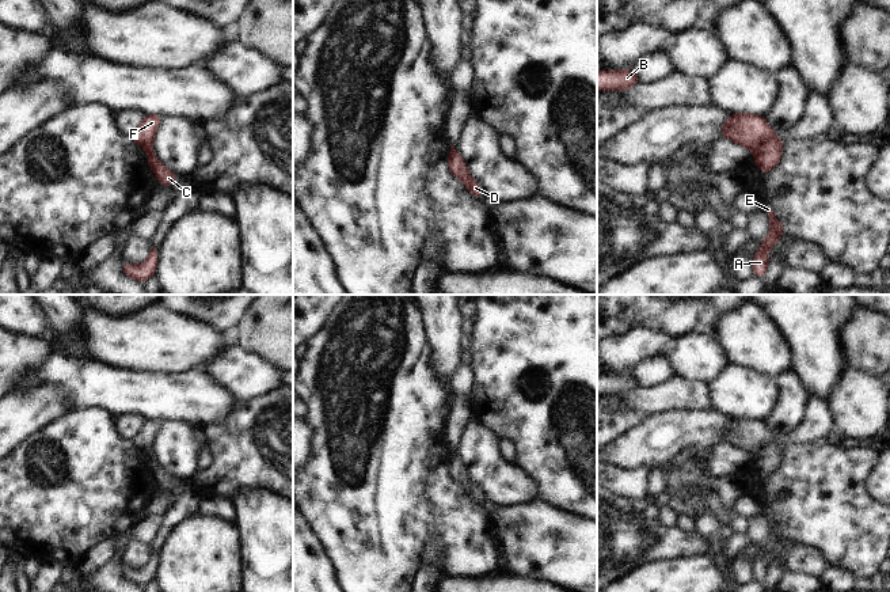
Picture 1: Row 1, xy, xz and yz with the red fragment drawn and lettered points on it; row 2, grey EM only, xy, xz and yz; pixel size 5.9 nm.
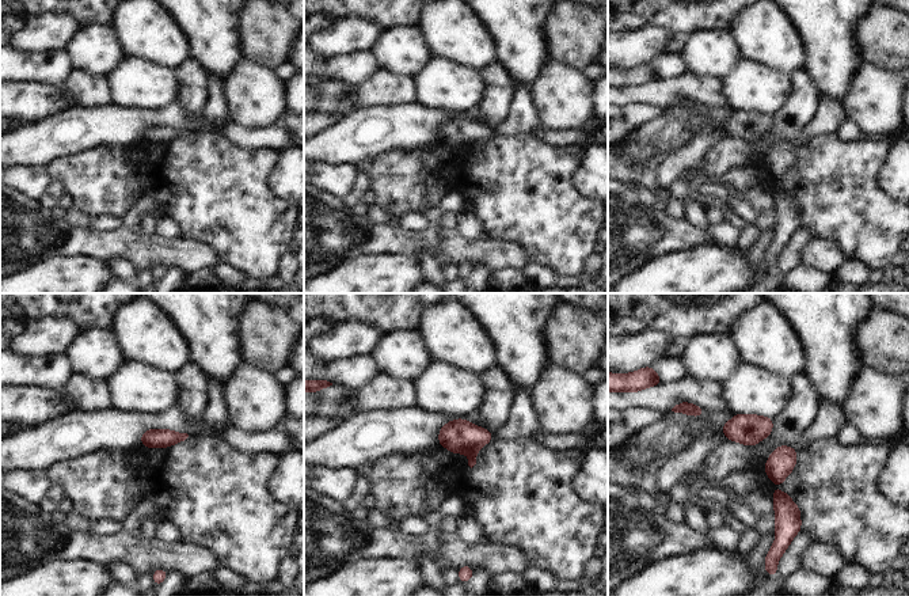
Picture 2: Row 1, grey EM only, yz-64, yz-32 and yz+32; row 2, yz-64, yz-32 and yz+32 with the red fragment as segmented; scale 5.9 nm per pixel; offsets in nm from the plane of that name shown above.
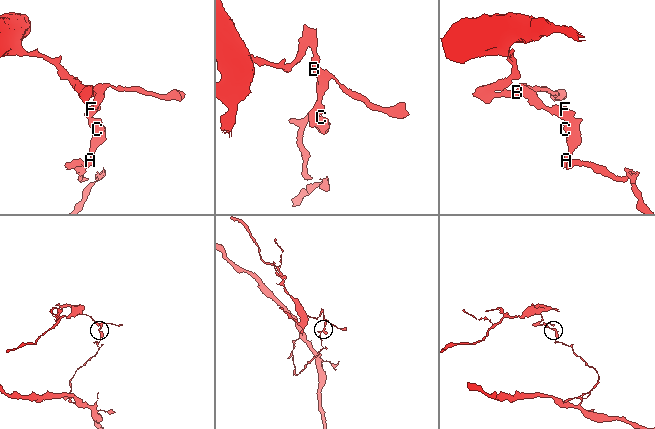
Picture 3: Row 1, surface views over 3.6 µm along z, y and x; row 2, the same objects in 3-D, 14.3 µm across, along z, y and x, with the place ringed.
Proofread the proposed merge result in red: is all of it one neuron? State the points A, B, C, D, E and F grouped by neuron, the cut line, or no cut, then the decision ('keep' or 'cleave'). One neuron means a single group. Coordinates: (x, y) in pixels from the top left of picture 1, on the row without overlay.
A C D E / B F | yz (780, 444), (767, 444), (755, 458) | cleave

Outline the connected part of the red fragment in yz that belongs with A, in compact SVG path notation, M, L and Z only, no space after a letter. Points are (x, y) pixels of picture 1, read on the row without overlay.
M765 511L764 515L769 520L771 534L767 543L760 547L760 554L752 565L754 581L765 581L768 576L768 557L771 555L771 551L783 540L783 528L775 521L772 512Z

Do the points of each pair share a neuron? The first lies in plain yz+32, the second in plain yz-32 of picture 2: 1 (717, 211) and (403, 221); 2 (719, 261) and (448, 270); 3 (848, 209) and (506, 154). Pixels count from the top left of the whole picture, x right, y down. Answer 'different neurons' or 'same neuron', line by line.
1: same neuron
2: different neurons
3: same neuron

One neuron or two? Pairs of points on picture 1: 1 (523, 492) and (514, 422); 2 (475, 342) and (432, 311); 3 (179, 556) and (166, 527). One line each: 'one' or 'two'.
1: two
2: two
3: two

